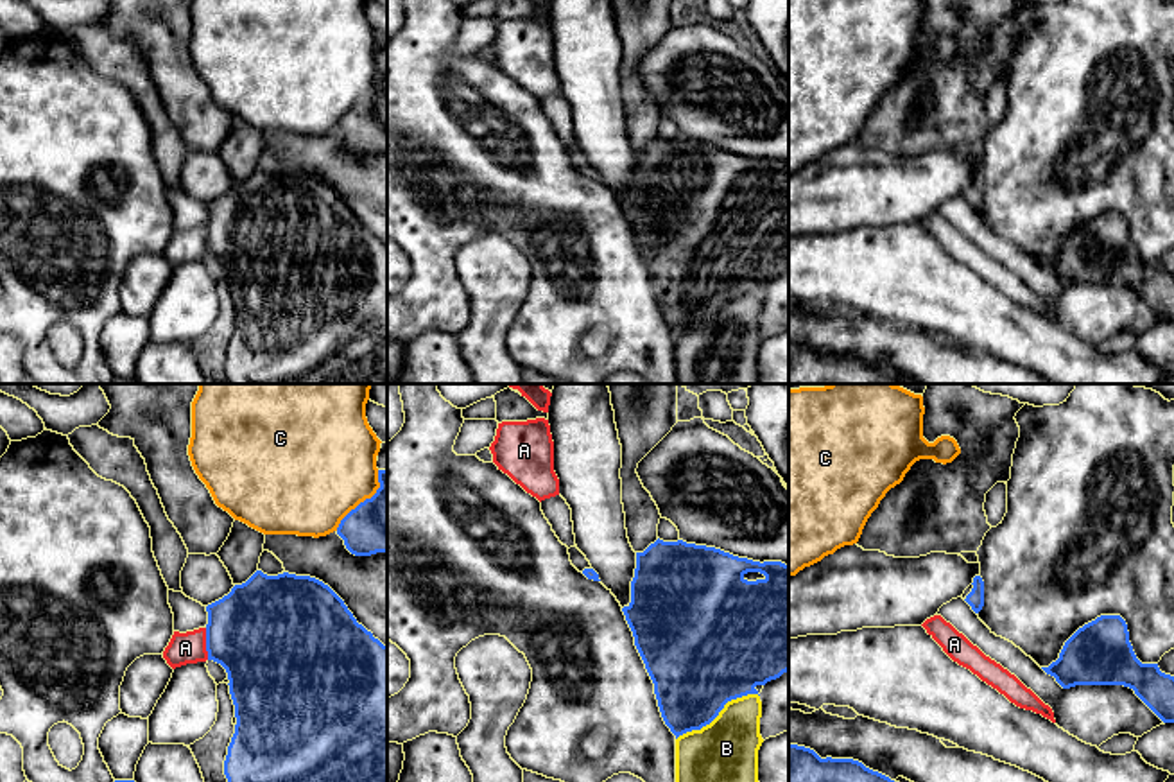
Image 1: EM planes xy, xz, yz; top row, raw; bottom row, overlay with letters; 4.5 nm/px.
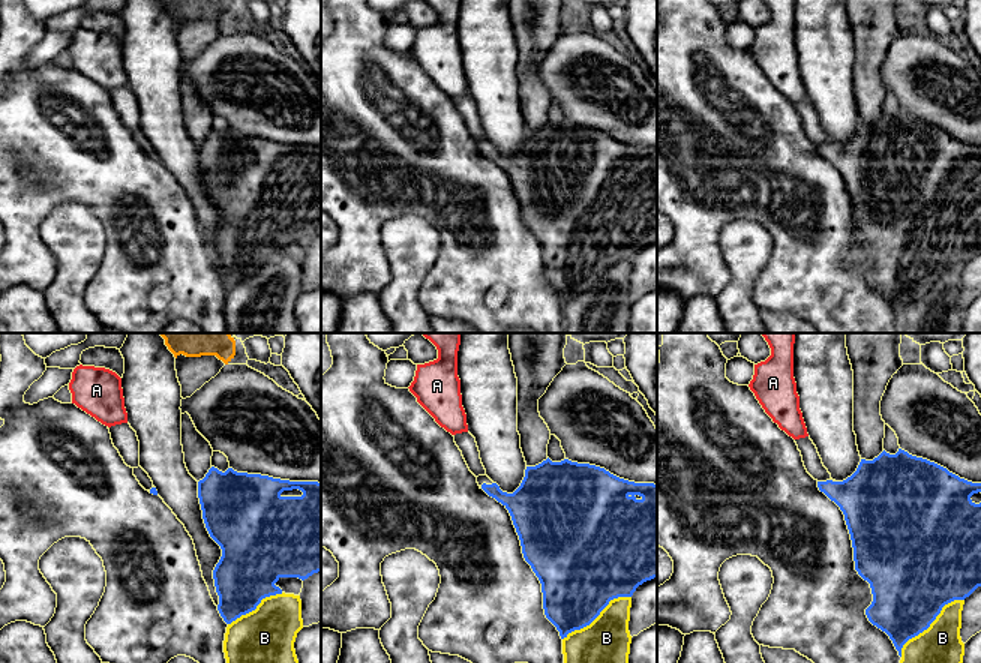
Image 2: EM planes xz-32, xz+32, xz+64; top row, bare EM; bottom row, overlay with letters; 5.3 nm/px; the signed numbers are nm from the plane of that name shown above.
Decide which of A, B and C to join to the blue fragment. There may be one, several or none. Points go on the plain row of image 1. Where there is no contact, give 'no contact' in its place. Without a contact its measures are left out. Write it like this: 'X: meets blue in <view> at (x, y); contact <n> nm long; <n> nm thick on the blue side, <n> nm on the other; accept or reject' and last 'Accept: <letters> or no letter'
A: meets blue in xy at (207, 243); contact 140 nm long; 460 nm thick on the blue side, 140 nm on the other; reject
B: meets blue in xz at (717, 312); contact 420 nm long; 440 nm thick on the blue side, 360 nm on the other; reject
C: meets blue in xy at (366, 97); contact 340 nm long; 260 nm thick on the blue side, 480 nm on the other; reject
Accept: no letter

